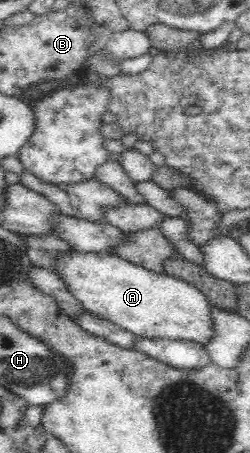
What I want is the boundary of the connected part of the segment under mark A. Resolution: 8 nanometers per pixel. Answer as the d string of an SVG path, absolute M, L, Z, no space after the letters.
M73 248L57 254L50 271L60 276L61 283L80 302L84 310L118 325L134 336L191 339L199 344L213 337L210 303L200 290L179 277L168 275L166 272L150 272L111 252L86 253Z

